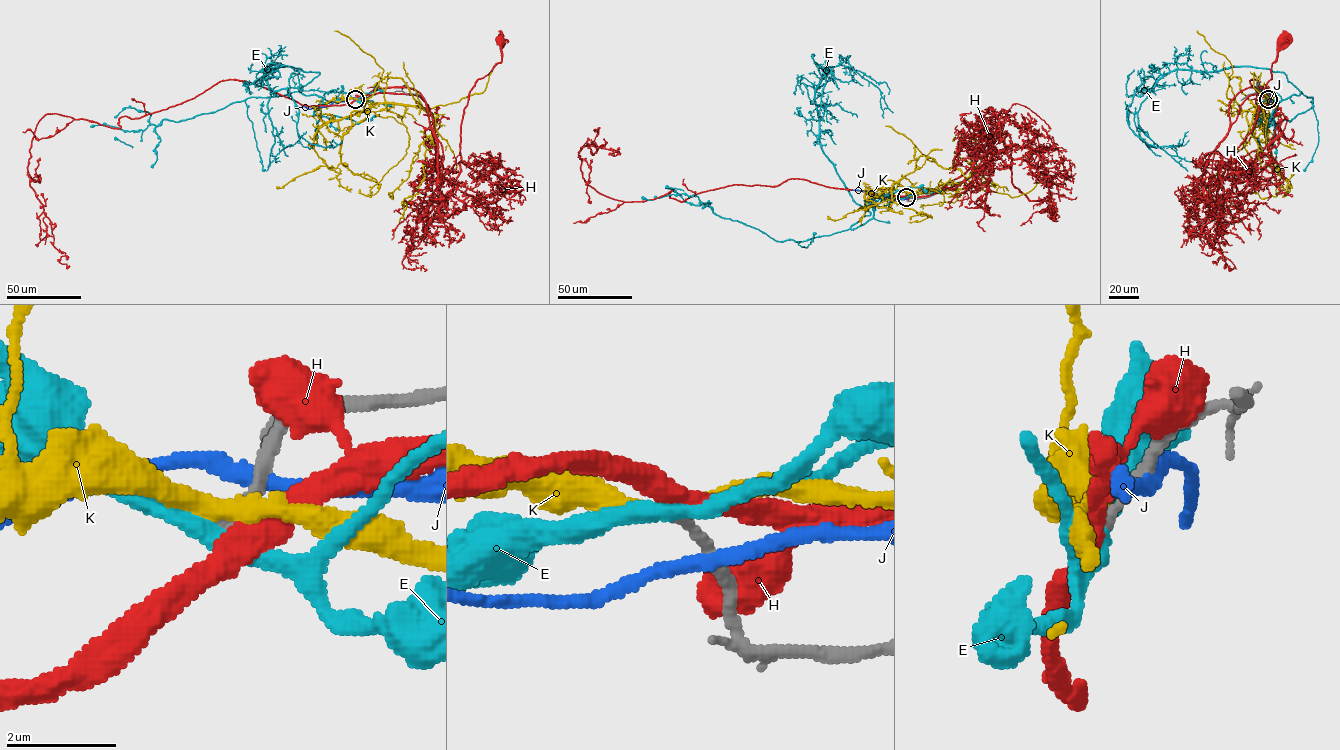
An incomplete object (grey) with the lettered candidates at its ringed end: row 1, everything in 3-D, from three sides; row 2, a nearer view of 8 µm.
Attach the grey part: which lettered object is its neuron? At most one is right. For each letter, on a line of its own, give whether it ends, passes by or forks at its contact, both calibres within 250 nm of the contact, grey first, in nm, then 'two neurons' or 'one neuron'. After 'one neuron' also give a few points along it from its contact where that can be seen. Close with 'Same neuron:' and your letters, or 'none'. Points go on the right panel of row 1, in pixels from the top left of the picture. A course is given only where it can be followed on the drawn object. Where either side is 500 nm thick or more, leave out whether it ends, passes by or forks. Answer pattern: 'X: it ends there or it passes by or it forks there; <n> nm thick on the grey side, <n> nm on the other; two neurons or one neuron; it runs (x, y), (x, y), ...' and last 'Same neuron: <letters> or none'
E: it passes by; 240 nm thick on the grey side, 320 nm on the other; two neurons
H: it passes by; 240 nm thick on the grey side, 400 nm on the other; two neurons
J: it passes by; 220 nm thick on the grey side, 280 nm on the other; two neurons
K: it passes by; 240 nm thick on the grey side, 280 nm on the other; two neurons
Same neuron: none

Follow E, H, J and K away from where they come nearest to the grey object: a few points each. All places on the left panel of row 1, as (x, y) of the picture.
E: (355, 99), (302, 94), (318, 72), (264, 71), (299, 109), (301, 136), (332, 140)
H: (355, 99), (380, 93), (419, 97), (443, 151), (439, 179), (453, 183), (469, 91), (501, 61), (500, 41)
J: (355, 98), (310, 109), (301, 105)
K: (354, 99), (420, 105), (400, 78), (385, 76), (351, 113), (341, 162), (378, 184), (370, 195), (359, 189)

